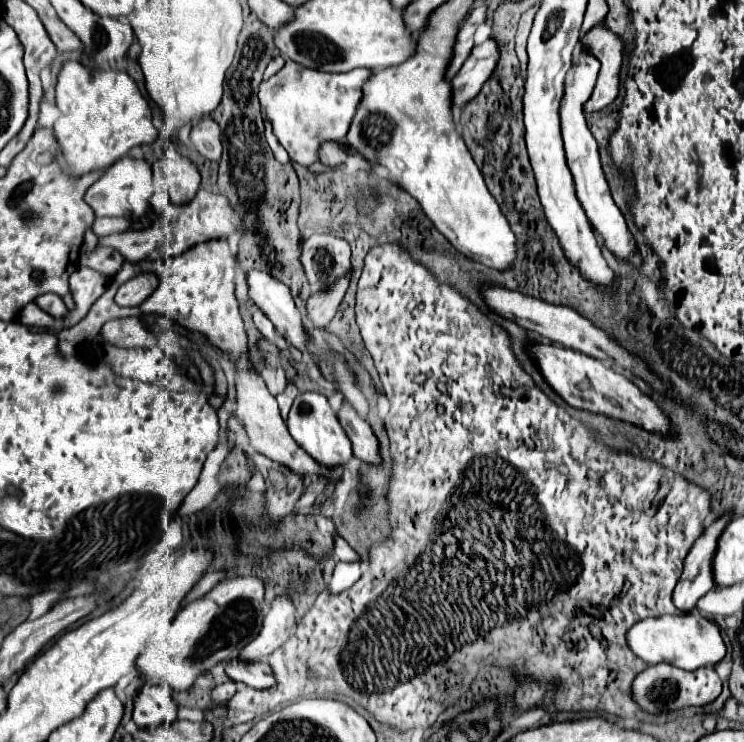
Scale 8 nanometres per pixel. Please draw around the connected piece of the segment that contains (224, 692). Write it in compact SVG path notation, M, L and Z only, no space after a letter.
M225 682L225 684L215 686L215 690L213 690L213 694L211 694L213 704L215 704L215 706L223 706L223 704L227 704L227 700L231 700L231 696L235 694L235 690L237 690L235 682Z

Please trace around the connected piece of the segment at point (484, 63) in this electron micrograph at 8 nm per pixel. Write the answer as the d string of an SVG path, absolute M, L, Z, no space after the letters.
M487 38L483 44L475 46L471 56L465 60L463 68L453 78L453 104L459 106L471 100L489 80L497 62L499 62L499 44L495 38Z

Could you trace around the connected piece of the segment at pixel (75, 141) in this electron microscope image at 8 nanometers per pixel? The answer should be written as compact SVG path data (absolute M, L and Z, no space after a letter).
M67 60L59 72L57 80L57 106L61 110L59 120L55 122L53 130L57 136L57 142L61 146L61 156L65 160L65 170L73 176L81 176L91 170L109 168L113 162L123 158L133 146L149 144L157 138L157 128L153 126L153 110L147 102L147 98L141 94L137 82L121 72L121 70L91 70L89 66Z

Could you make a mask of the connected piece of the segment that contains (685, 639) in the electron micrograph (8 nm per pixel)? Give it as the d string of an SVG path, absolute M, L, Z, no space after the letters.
M695 612L641 620L639 624L629 628L627 646L631 648L631 652L635 652L635 656L639 656L647 664L667 662L683 670L697 670L701 666L713 666L725 656L725 650L727 650L721 638L719 626L711 620L697 616Z

